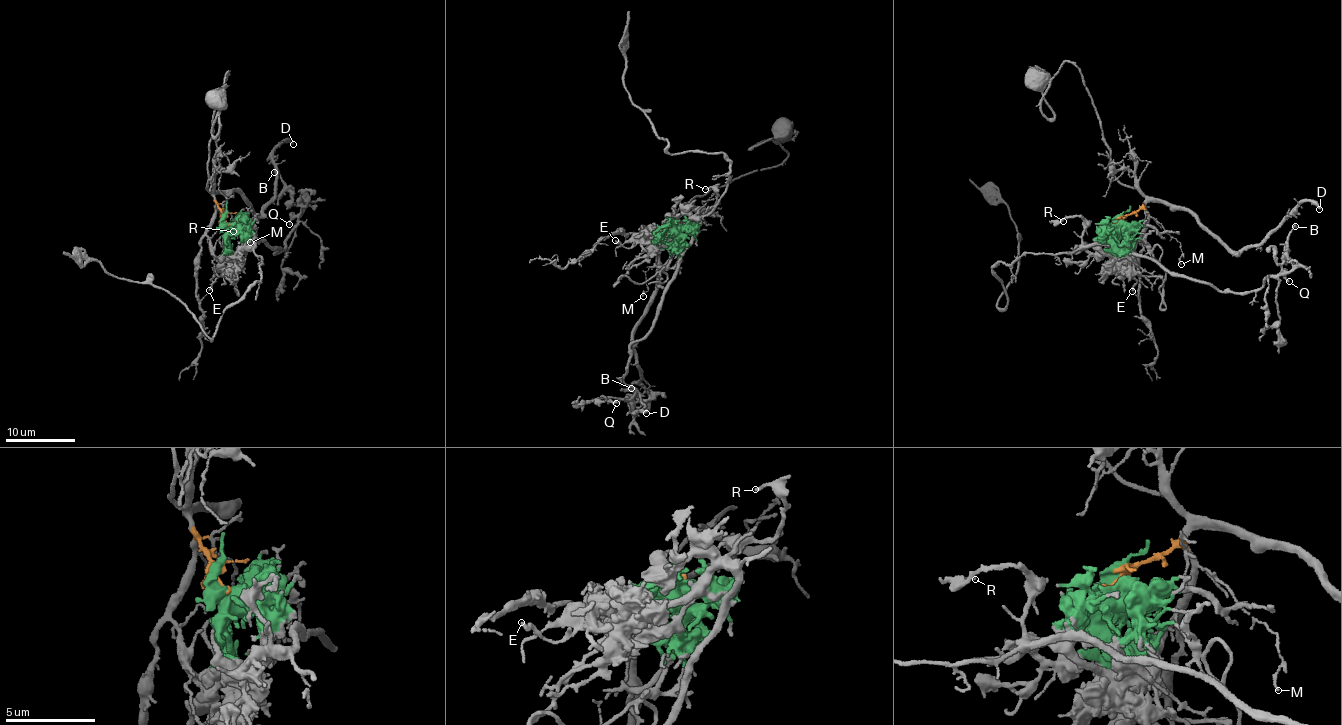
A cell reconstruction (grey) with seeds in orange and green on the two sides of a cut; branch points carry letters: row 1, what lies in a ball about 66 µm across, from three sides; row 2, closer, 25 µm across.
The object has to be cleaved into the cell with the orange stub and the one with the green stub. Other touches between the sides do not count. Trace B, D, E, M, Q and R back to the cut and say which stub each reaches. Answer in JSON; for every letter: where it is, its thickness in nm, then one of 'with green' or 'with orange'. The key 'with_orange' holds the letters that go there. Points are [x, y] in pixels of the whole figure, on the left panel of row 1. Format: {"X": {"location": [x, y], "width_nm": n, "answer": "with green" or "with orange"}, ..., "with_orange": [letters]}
{"B": {"location": [274, 172], "width_nm": 180, "answer": "with green"}, "D": {"location": [293, 144], "width_nm": 360, "answer": "with orange"}, "E": {"location": [209, 290], "width_nm": 200, "answer": "with green"}, "M": {"location": [250, 242], "width_nm": 150, "answer": "with orange"}, "Q": {"location": [289, 224], "width_nm": 220, "answer": "with green"}, "R": {"location": [233, 231], "width_nm": 160, "answer": "with green"}, "with_orange": ["D", "M"]}

